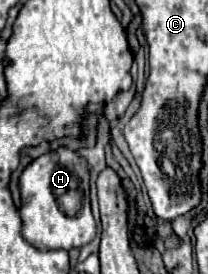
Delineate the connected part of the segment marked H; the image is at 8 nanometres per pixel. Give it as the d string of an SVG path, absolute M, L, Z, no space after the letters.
M58 147L34 159L20 175L20 195L22 195L22 237L42 249L76 249L90 243L96 235L96 223L90 211L90 165L86 159L68 147Z

